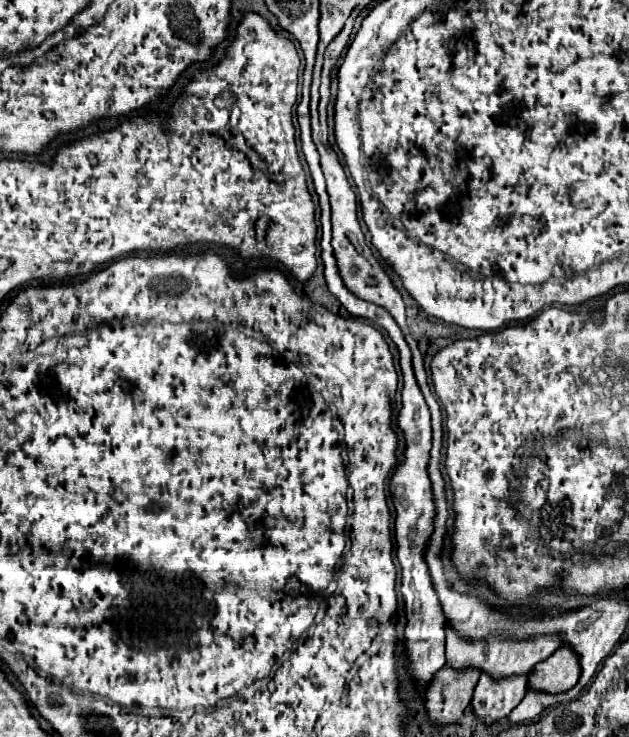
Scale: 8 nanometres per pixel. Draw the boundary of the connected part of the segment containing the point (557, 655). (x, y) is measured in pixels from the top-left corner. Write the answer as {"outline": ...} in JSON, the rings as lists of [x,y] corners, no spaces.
{"outline":[[[558,647],[546,661],[538,663],[528,675],[530,691],[564,693],[576,685],[580,677],[578,655],[570,647]]]}

